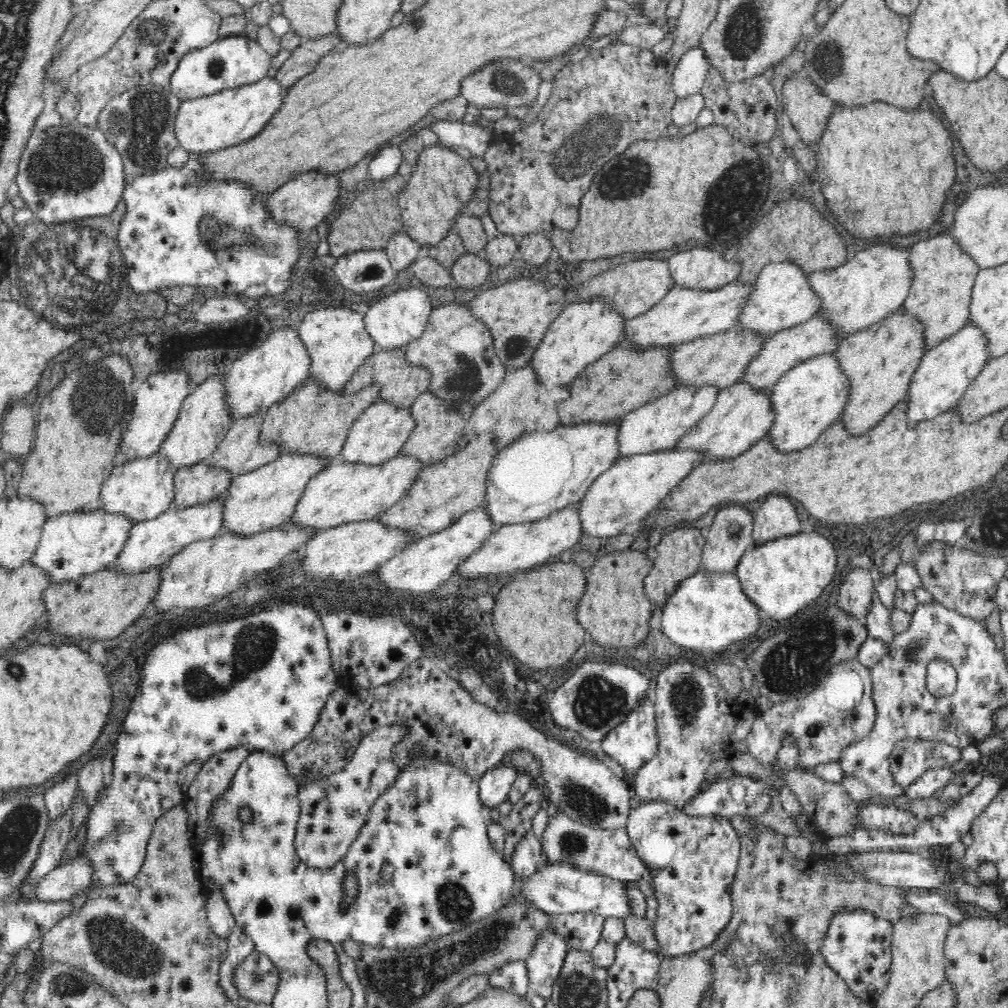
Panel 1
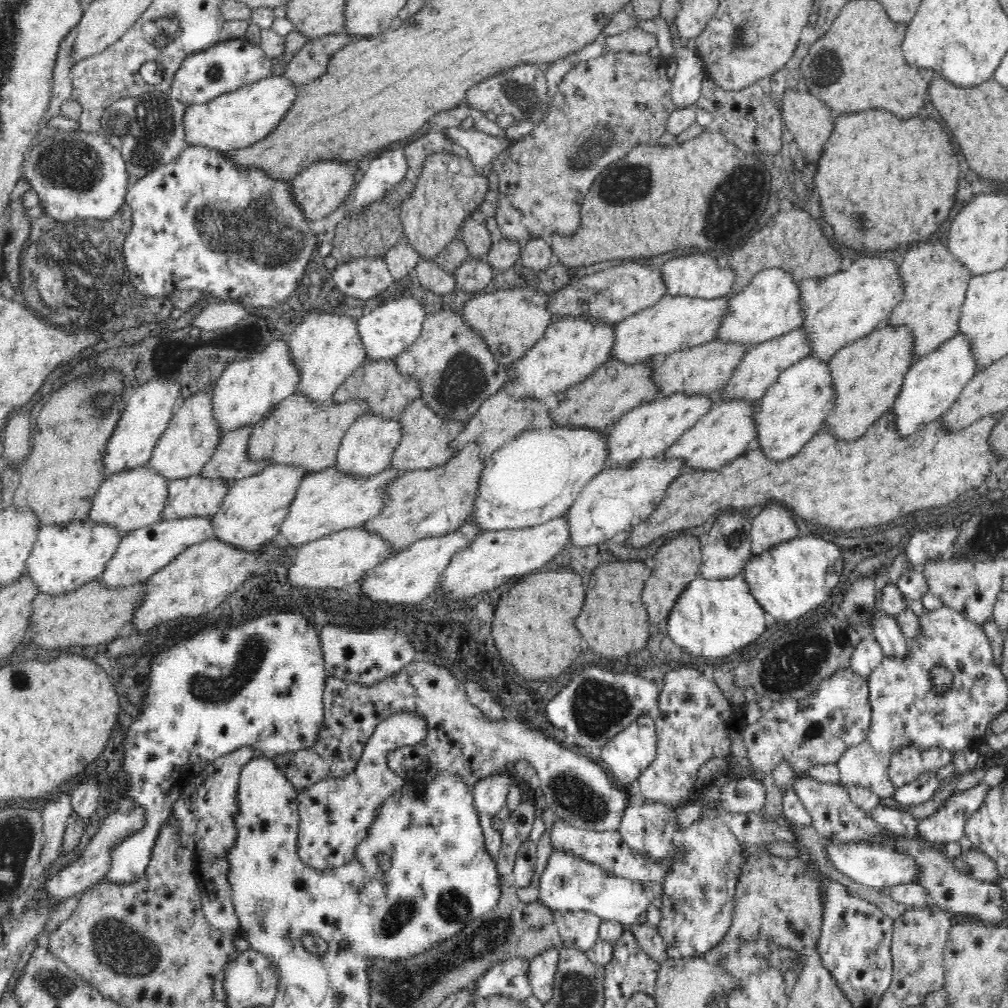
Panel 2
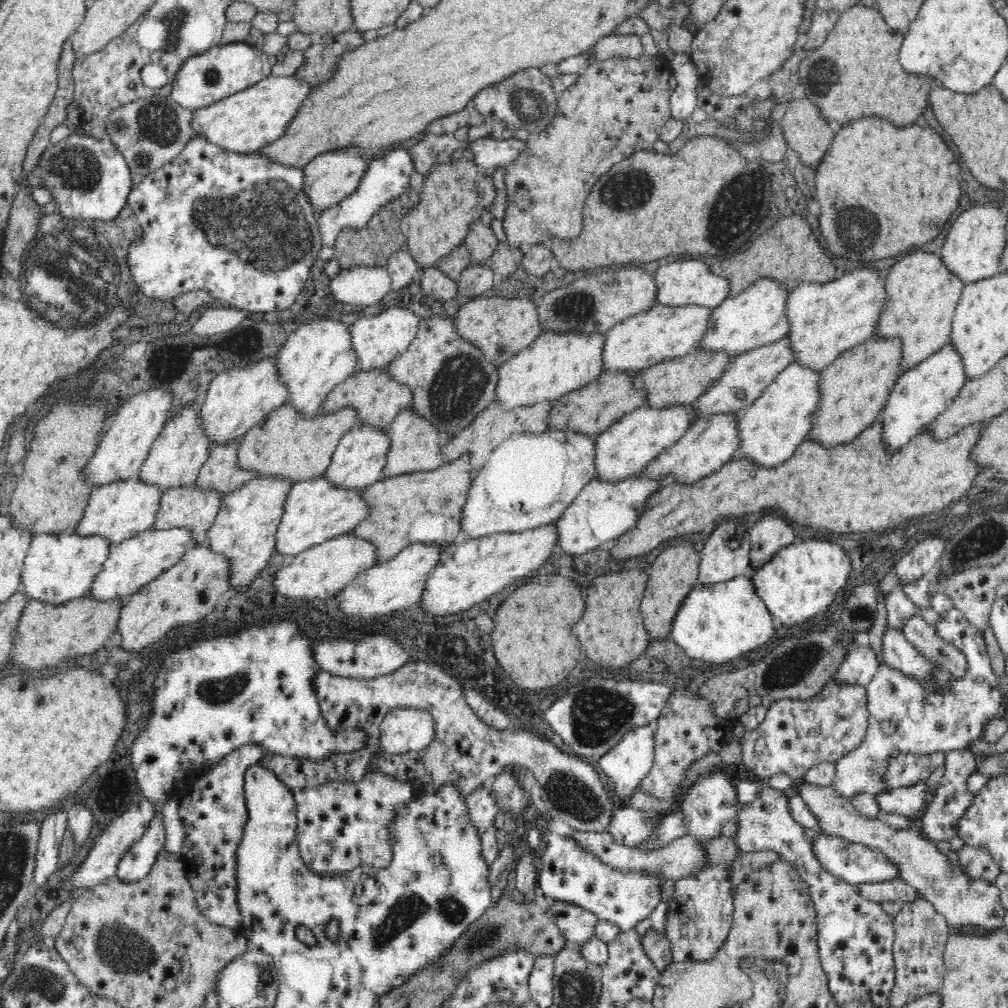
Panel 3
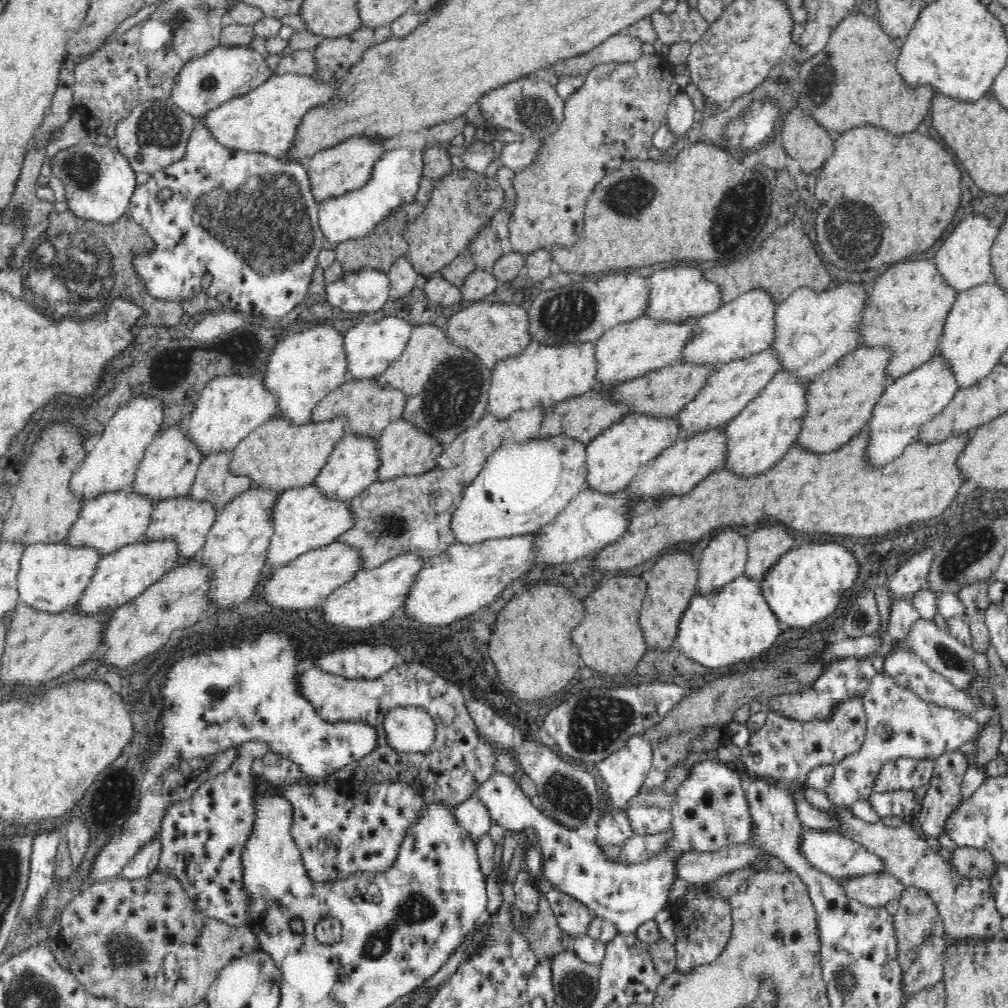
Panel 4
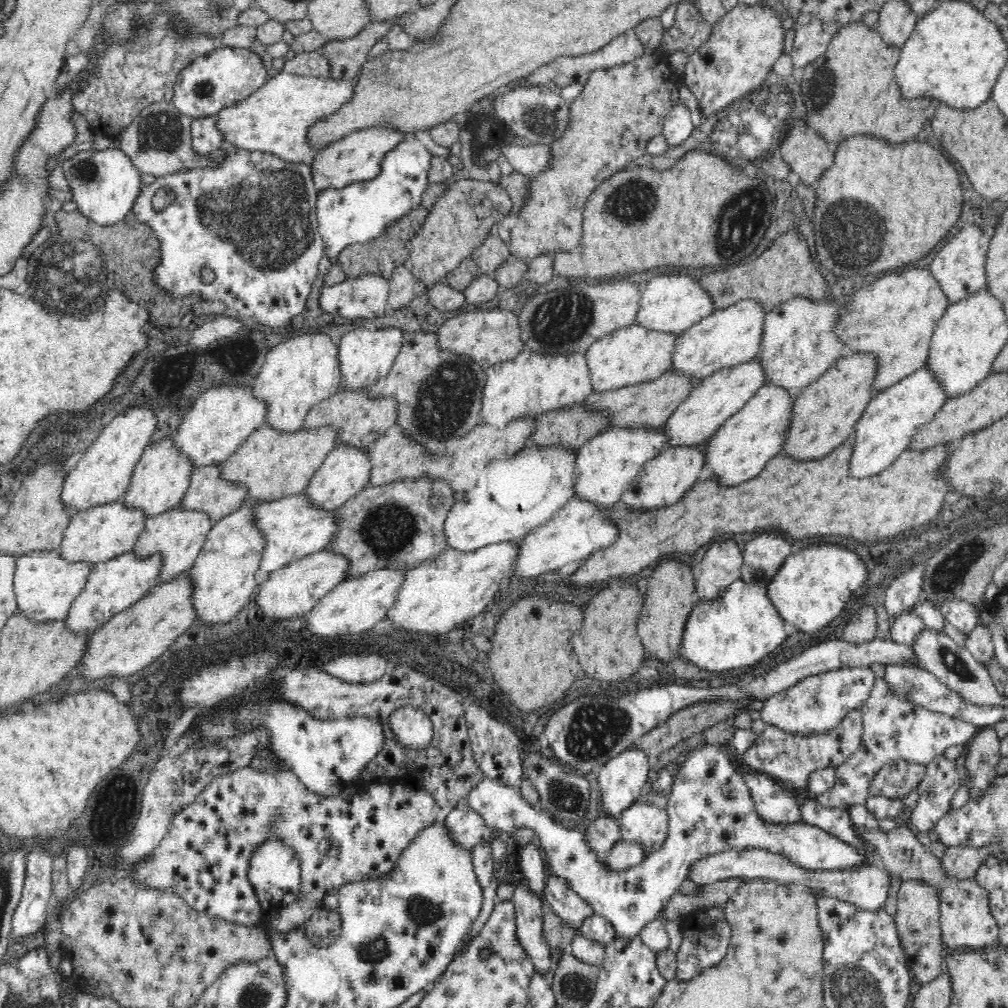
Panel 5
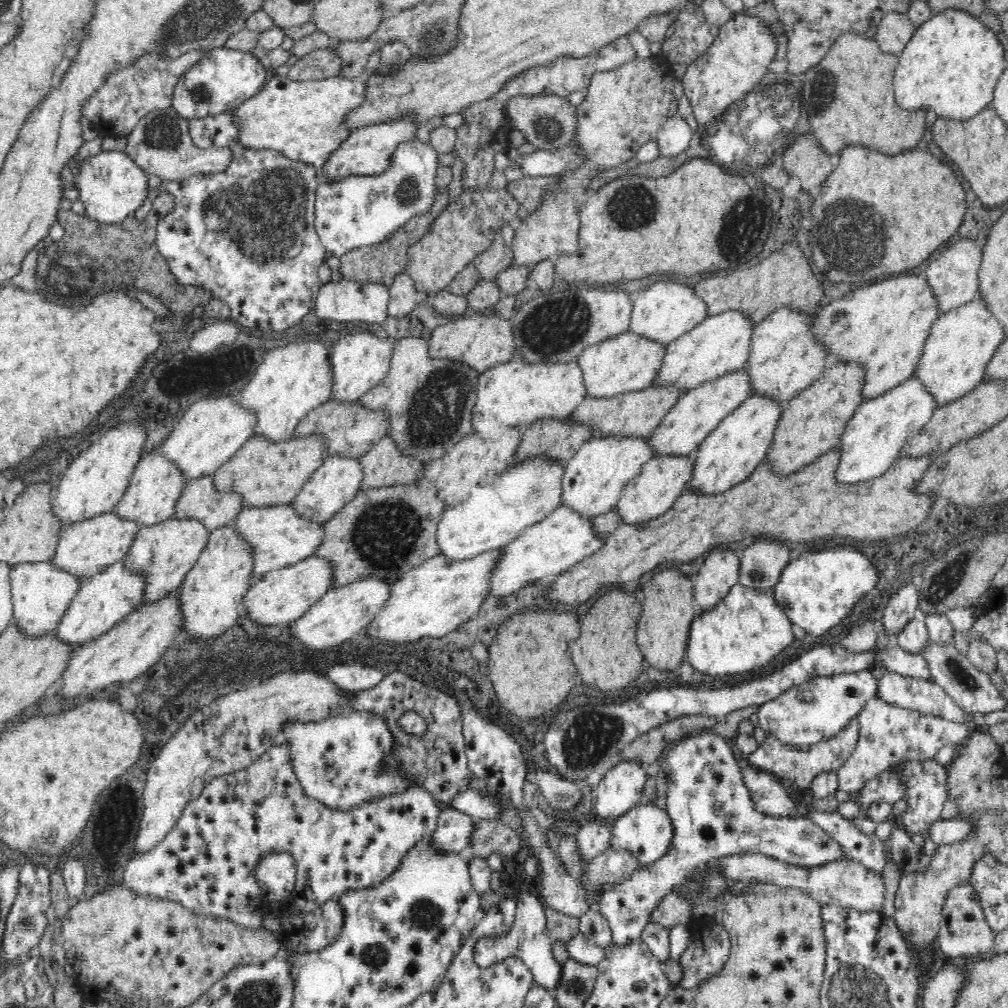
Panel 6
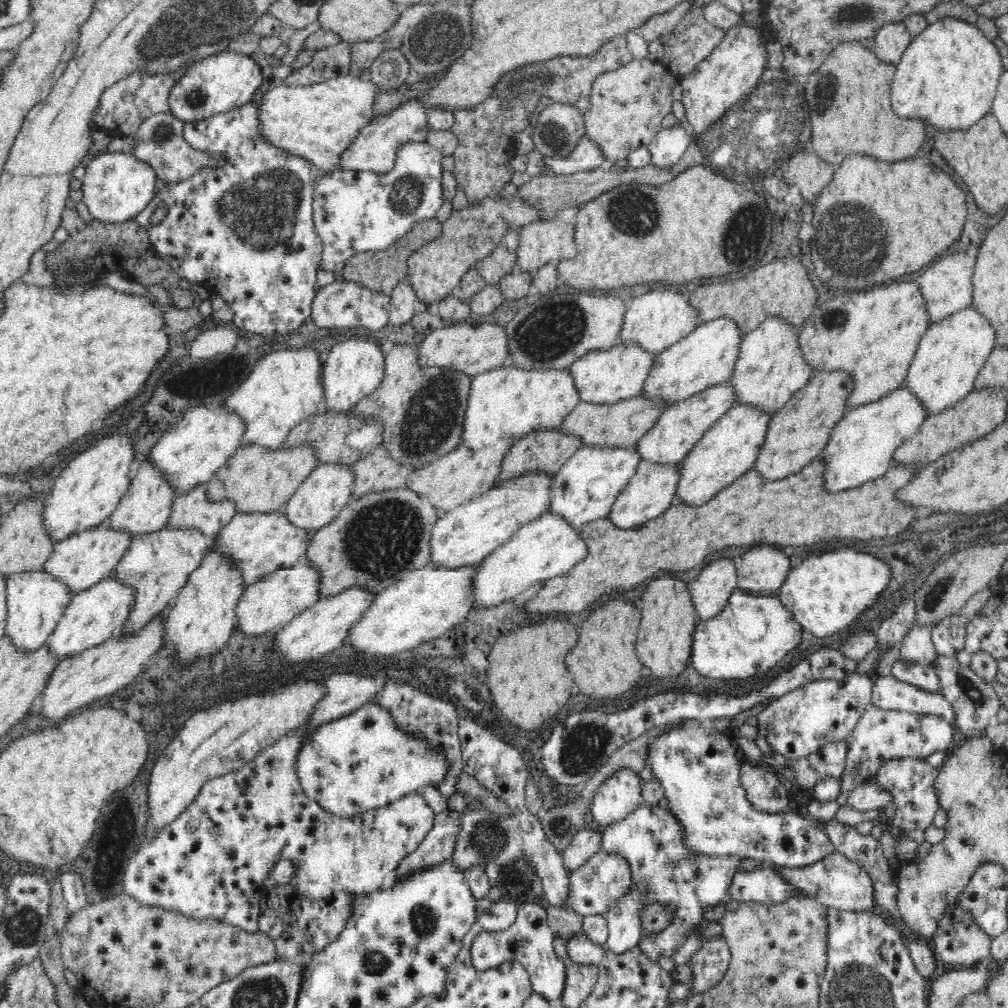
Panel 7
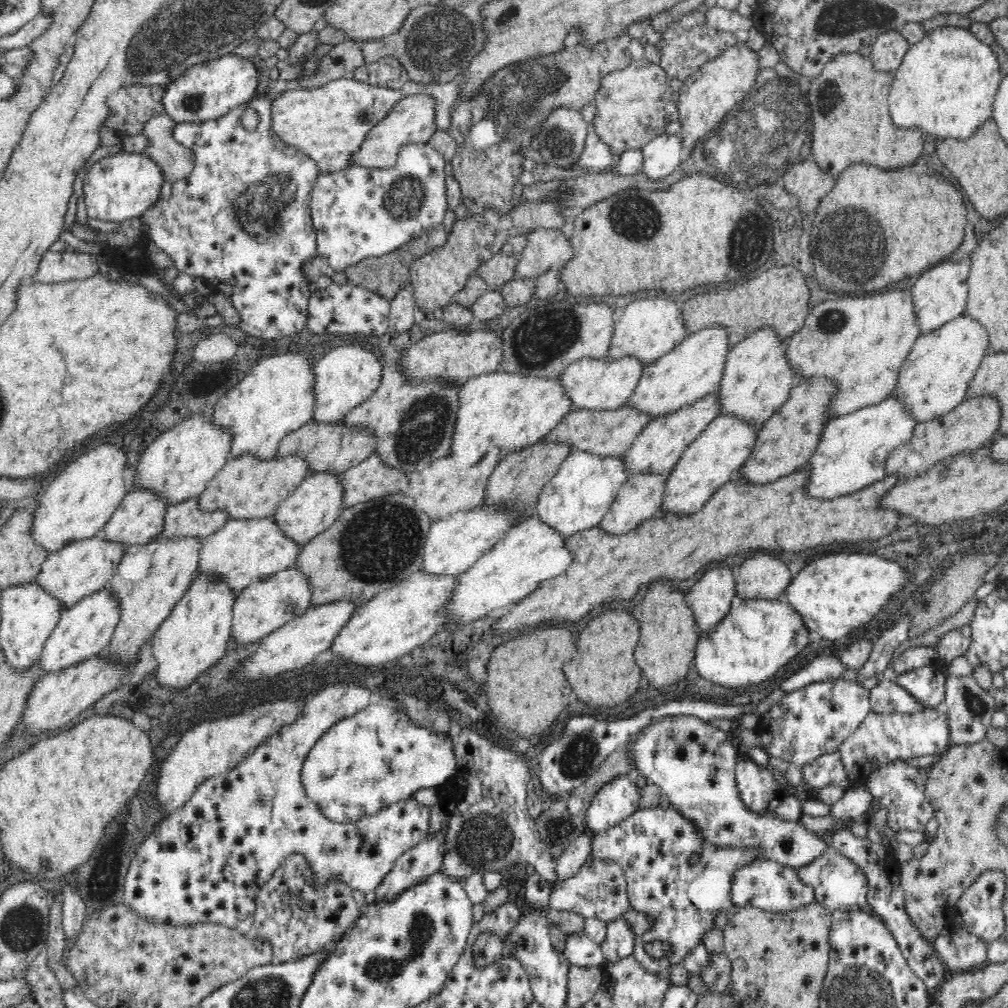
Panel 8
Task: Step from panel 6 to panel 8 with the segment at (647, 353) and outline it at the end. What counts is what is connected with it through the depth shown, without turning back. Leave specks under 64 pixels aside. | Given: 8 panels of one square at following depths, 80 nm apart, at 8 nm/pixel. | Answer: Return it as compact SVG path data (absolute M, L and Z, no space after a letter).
M636 355L584 357L569 364L560 379L572 397L572 408L615 409L632 398L645 367L644 361Z

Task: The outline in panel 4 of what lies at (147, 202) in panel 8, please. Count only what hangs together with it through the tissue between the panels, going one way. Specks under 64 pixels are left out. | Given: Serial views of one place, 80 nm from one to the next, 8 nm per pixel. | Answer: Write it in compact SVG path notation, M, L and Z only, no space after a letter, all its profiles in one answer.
M78 144L56 152L48 160L52 176L60 180L66 190L67 210L78 218L100 221L104 225L114 224L120 216L127 214L132 193L137 187L135 172L128 159L113 145L107 150L107 159L108 178L104 178L104 188L98 162L90 154L82 152Z

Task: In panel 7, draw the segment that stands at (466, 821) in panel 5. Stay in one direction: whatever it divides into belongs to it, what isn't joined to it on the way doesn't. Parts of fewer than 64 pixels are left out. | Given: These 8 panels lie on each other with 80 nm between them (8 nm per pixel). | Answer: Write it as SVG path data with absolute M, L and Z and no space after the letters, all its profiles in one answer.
M447 808L436 814L434 828L426 835L424 842L398 864L395 880L410 871L418 871L422 867L452 859L460 832L462 832L462 812Z

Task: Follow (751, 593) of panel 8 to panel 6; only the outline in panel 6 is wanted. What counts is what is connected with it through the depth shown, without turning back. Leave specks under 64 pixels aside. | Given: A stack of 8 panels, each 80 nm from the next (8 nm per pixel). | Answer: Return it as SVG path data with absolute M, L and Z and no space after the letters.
M756 538L754 544L743 551L739 582L770 593L788 561L790 550L786 543L778 539Z

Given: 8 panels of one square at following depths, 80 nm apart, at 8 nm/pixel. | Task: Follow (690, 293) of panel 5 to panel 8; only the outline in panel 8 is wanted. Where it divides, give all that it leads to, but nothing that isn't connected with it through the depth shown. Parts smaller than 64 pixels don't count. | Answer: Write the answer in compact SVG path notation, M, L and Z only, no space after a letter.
M667 292L662 296L658 296L658 294L646 296L646 298L638 296L618 312L612 344L610 344L607 355L610 357L636 355L644 361L644 366L648 366L658 357L670 352L670 349L680 344L688 335L684 311Z

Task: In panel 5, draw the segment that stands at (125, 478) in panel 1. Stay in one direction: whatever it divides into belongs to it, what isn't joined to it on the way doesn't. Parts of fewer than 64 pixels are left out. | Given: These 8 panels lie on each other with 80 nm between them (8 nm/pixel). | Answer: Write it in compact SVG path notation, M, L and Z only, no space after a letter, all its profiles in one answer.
M124 498L110 504L98 504L73 512L59 549L68 560L107 561L133 549L141 532L146 528L147 516L142 508L127 505Z

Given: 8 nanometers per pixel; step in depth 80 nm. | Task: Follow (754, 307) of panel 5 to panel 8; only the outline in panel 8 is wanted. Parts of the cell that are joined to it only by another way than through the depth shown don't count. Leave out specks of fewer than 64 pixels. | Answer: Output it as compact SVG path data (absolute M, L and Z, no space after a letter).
M722 323L691 332L680 344L670 349L670 352L644 368L636 392L627 402L652 413L652 418L675 411L682 405L692 404L698 397L720 389L732 348L730 331Z

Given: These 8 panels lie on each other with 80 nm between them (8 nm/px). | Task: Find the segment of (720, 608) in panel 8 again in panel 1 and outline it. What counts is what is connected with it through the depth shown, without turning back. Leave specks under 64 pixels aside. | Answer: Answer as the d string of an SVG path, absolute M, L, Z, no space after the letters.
M732 503L732 506L720 508L714 516L712 526L708 528L705 545L701 554L701 564L710 572L734 572L741 560L743 552L753 542L754 516L750 510L746 510L743 504Z

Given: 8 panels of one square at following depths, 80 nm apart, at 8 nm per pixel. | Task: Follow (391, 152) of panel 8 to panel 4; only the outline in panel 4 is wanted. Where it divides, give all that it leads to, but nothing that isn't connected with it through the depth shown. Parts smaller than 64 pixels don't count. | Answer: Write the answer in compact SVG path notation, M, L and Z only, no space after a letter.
M352 136L352 138L344 140L338 146L322 150L322 152L317 152L317 154L311 156L305 165L309 178L310 192L314 200L319 205L320 202L326 202L330 198L339 198L346 192L362 188L362 185L366 184L374 162L384 152L386 152L386 149L384 149L382 142L369 140L365 136Z

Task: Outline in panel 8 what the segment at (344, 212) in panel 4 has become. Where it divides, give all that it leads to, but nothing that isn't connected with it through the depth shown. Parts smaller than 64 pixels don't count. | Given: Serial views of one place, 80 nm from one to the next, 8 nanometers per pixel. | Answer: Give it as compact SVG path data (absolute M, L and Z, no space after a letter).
M429 142L408 143L400 147L396 164L392 168L364 168L348 166L333 173L321 173L310 192L310 212L318 238L318 256L304 262L308 277L316 281L320 276L342 272L347 266L369 256L382 256L418 236L422 227L442 224L447 206L444 164L446 160Z

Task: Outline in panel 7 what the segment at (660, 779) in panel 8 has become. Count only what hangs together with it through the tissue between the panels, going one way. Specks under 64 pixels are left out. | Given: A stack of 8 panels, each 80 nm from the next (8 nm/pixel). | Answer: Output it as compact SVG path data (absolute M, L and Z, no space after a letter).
M696 722L683 723L670 732L659 732L659 736L650 742L652 774L664 787L669 811L681 827L683 847L690 858L740 856L794 868L810 866L833 855L836 847L819 821L803 818L794 812L768 815L750 803L740 780L742 761L736 746L733 748L726 733L716 726L702 728Z

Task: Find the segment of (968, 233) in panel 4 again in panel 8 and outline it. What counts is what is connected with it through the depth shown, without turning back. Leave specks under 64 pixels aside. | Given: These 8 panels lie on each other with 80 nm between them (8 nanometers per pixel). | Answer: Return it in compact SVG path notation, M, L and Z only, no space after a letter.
M963 259L960 262L945 262L942 260L921 272L911 288L922 333L942 326L946 321L952 320L966 311L970 266L970 259Z

